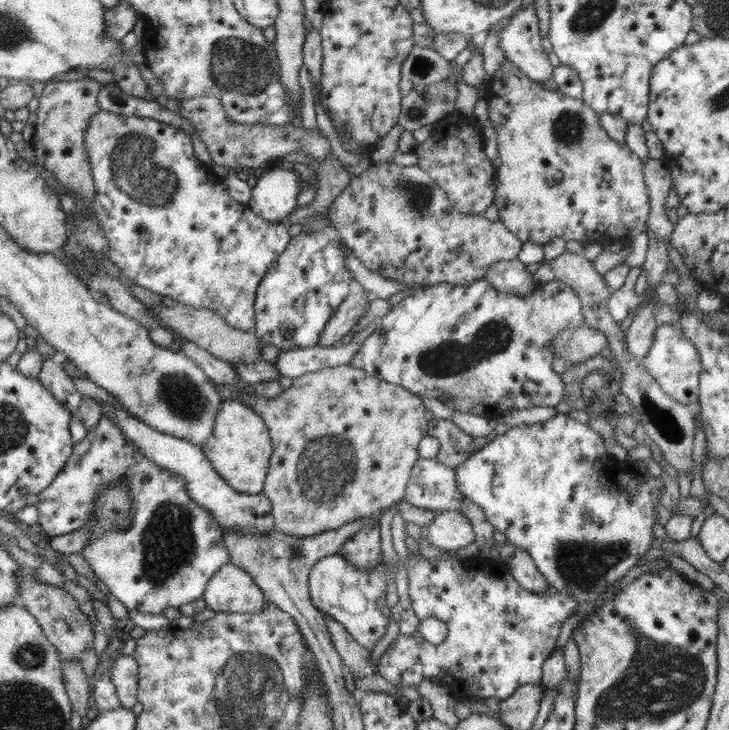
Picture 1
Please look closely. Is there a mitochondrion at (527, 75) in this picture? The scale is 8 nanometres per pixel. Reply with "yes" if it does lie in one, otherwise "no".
no

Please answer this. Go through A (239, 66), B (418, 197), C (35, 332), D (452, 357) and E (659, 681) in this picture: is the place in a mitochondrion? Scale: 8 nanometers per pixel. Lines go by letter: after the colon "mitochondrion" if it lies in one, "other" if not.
A: mitochondrion
B: mitochondrion
C: other
D: mitochondrion
E: mitochondrion

